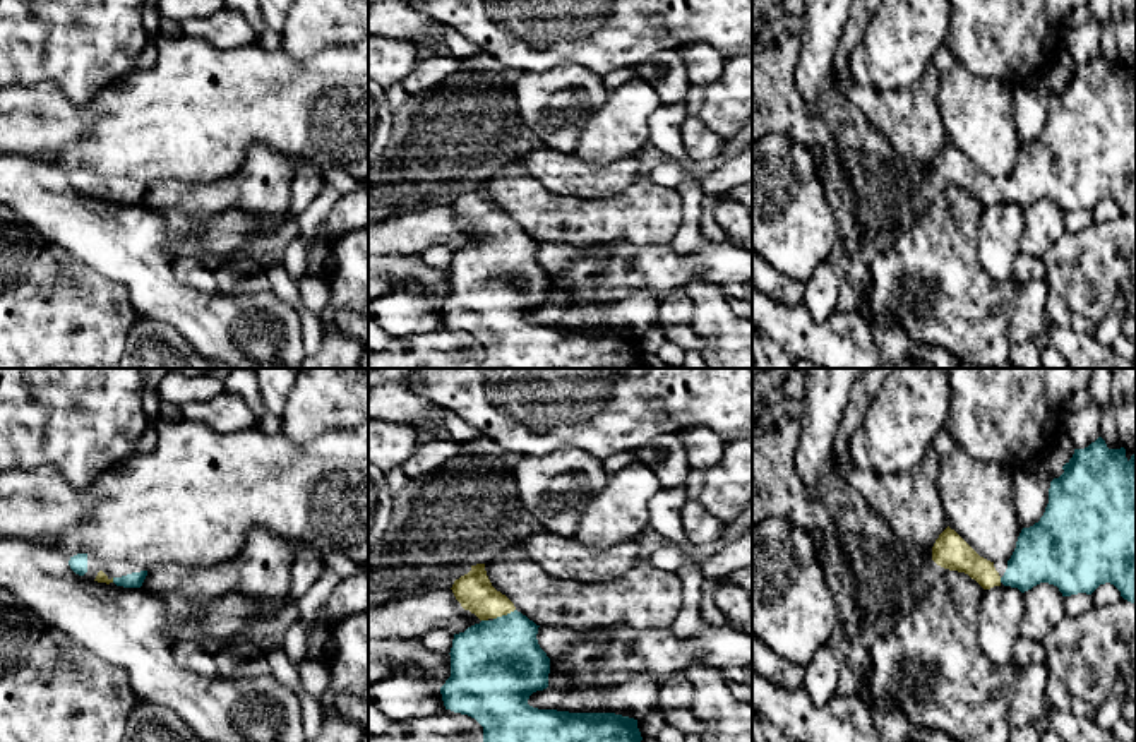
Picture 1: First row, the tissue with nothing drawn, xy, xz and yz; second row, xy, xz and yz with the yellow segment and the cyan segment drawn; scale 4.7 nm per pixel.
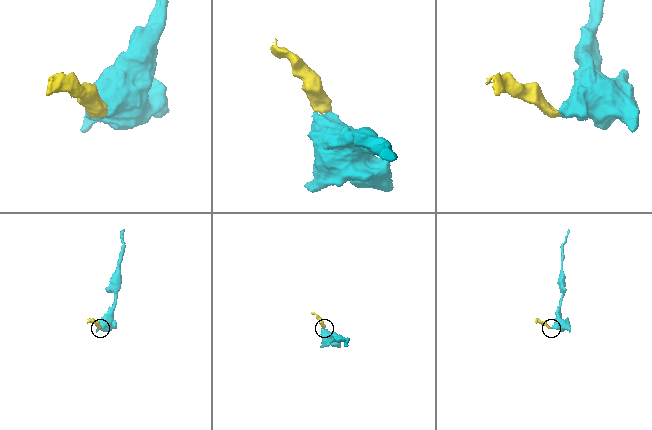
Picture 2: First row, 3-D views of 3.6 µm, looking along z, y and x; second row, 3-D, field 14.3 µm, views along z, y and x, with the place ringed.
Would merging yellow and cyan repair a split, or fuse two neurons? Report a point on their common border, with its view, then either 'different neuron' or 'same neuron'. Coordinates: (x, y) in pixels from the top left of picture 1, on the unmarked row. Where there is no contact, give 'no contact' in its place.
xz (504, 230) | same neuron

